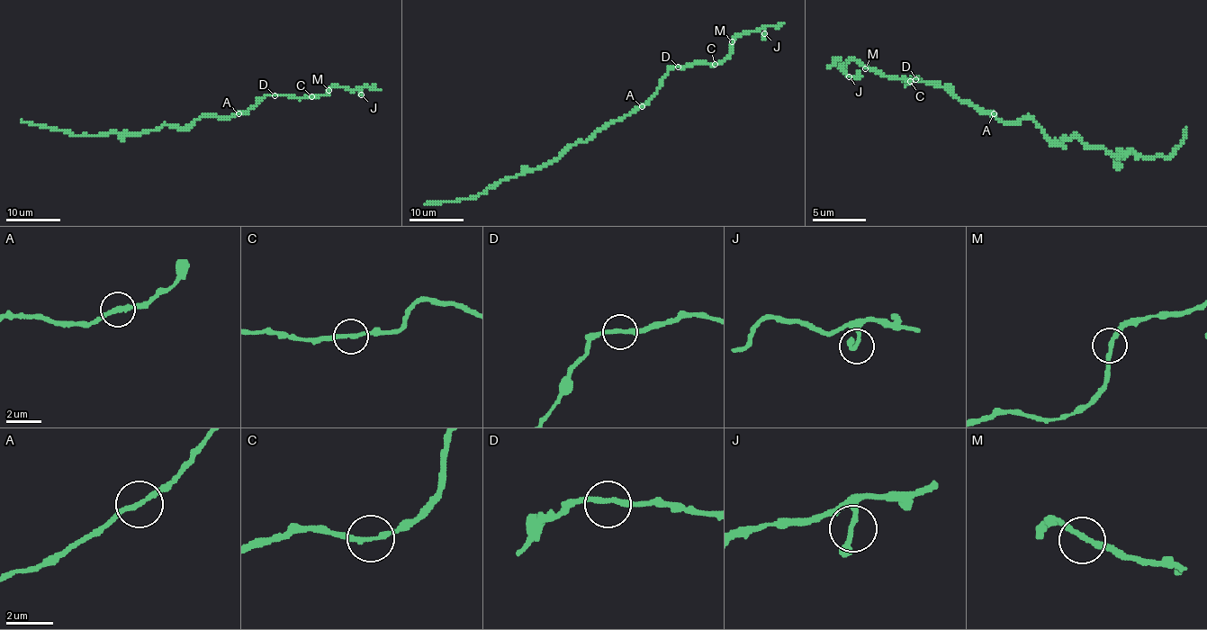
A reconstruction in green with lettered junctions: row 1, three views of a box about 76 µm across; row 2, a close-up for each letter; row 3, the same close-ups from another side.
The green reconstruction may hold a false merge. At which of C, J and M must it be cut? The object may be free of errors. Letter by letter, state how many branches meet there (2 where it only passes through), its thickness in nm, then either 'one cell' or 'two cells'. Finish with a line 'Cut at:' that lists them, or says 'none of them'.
C: 2 | 200 nm | one cell
J: 2 | 190 nm | one cell
M: 2 | 240 nm | one cell
Cut at: none of them

